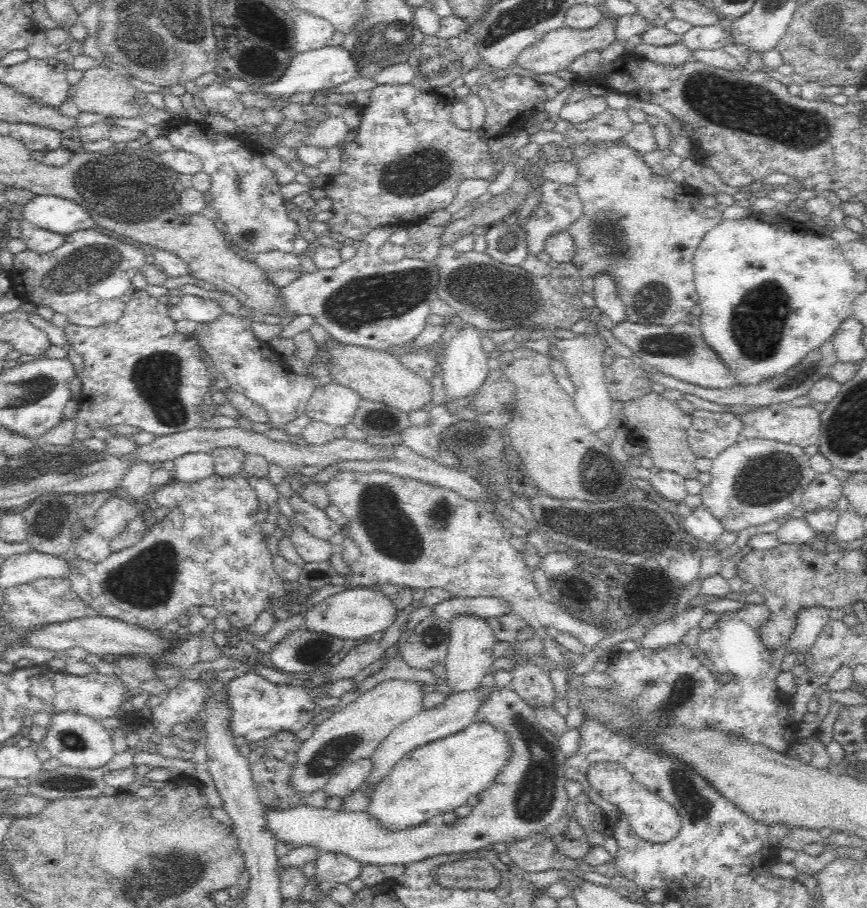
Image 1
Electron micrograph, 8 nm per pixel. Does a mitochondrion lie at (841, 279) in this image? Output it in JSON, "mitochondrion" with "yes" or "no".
{"mitochondrion":"no"}

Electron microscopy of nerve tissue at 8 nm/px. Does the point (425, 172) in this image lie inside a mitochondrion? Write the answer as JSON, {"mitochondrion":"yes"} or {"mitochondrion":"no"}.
{"mitochondrion":"yes"}

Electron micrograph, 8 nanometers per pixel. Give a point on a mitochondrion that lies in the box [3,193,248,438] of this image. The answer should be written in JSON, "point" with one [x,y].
{"point":[84,268]}

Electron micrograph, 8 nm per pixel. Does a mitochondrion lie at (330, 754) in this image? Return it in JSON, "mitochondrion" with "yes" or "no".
{"mitochondrion":"yes"}

